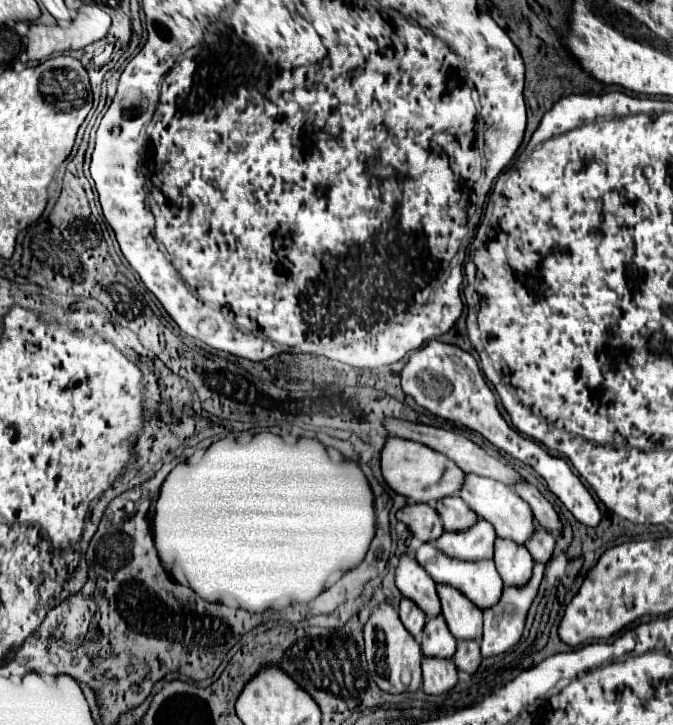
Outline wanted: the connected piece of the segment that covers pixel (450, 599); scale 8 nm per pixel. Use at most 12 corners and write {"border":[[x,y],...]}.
{"border":[[436,587],[450,633],[482,637],[482,611],[458,589]]}

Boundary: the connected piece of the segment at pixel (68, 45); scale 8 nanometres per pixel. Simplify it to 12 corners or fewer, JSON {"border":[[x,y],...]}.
{"border":[[84,5],[70,27],[30,25],[26,53],[42,61],[102,39],[106,11]]}

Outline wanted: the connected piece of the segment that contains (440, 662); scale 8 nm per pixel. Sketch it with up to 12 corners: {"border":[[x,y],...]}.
{"border":[[424,657],[422,691],[442,695],[458,683],[456,665]]}

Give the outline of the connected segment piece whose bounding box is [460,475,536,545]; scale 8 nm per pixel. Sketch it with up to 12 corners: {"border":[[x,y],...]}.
{"border":[[466,475],[460,491],[496,537],[526,545],[532,509],[506,485]]}

